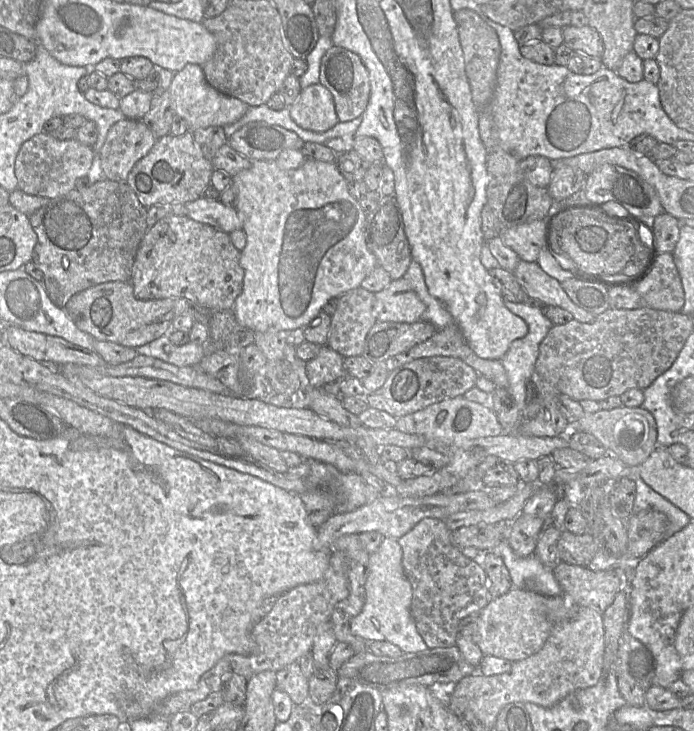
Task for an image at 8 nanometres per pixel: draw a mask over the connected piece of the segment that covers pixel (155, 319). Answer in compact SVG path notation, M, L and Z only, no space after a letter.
M110 281L97 284L73 295L64 307L65 311L83 332L95 340L114 342L126 347L137 348L172 330L173 320L189 315L196 322L208 326L213 311L206 306L184 297L141 300L135 297L130 281Z

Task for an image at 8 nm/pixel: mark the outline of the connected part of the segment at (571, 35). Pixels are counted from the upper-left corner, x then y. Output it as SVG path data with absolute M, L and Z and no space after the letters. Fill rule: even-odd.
M567 26L561 28L564 45L575 54L586 56L591 60L600 61L603 53L603 43L599 34L592 28Z

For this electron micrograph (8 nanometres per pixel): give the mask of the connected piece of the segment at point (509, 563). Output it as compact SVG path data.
M508 539L502 540L490 550L501 556L512 581L512 587L525 588L528 581L538 584L538 591L546 596L559 596L563 588L557 581L554 572L544 565L535 553L527 557L517 555L511 548Z

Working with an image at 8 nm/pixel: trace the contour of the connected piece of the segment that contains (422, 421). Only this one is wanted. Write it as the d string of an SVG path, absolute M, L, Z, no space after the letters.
M463 396L446 399L423 410L398 418L396 426L401 432L422 435L427 446L449 456L446 471L459 477L467 477L469 472L488 456L482 449L463 449L463 443L470 439L498 436L505 431L491 405L469 401Z

